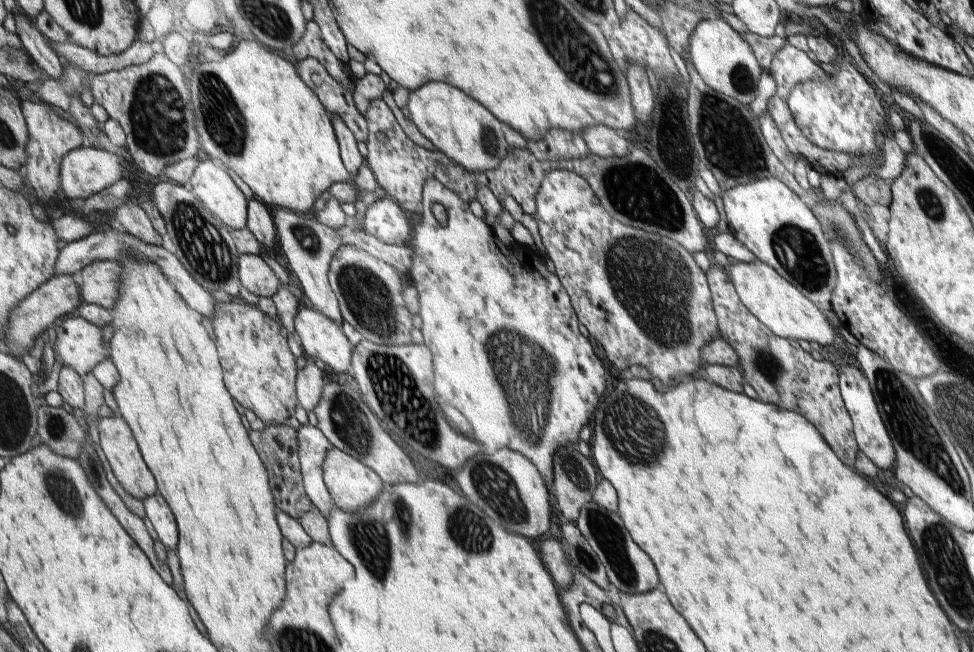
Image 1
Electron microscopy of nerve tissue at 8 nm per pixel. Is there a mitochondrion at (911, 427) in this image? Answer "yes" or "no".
yes

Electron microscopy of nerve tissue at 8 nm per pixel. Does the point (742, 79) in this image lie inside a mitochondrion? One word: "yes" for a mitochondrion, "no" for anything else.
yes

